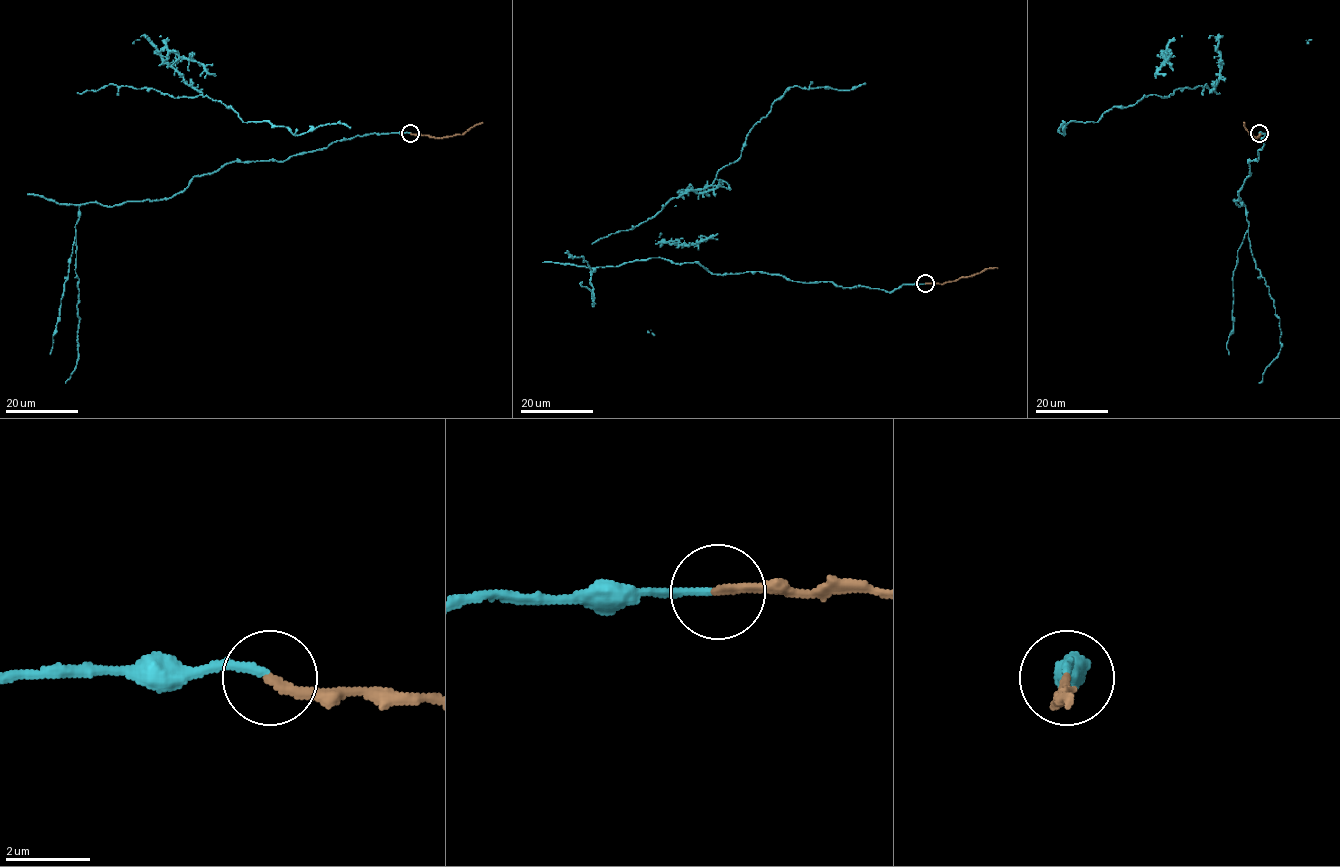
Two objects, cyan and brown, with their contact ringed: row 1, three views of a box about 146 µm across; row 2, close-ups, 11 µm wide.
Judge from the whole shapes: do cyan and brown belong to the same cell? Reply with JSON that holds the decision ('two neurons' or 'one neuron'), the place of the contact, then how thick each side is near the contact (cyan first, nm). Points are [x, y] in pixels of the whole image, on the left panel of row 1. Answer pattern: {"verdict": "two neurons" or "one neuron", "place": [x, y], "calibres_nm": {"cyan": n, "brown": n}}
{"verdict": "two neurons", "place": [410, 133], "calibres_nm": {"cyan": 160, "brown": 220}}

